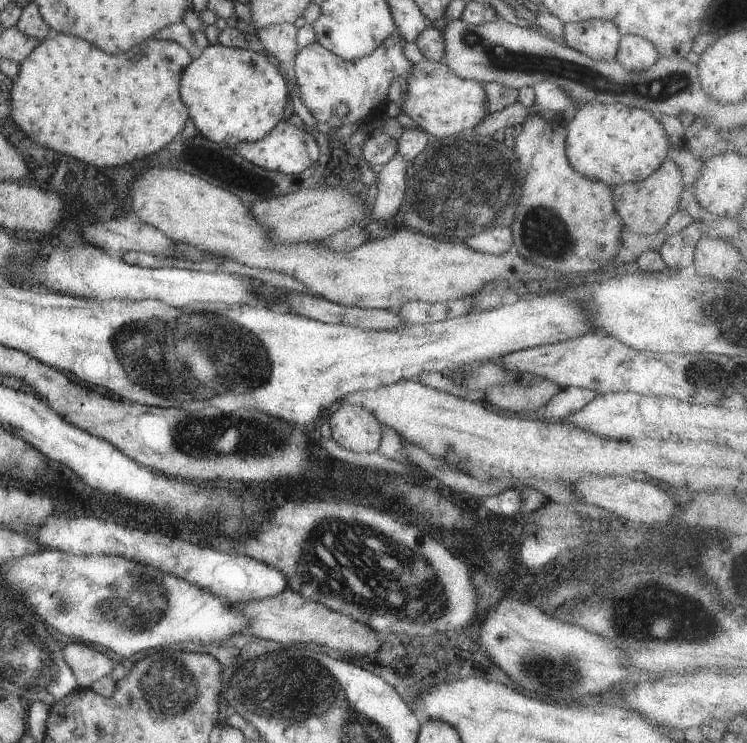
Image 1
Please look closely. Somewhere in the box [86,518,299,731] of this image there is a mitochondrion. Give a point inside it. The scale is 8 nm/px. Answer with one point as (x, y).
(169, 686)

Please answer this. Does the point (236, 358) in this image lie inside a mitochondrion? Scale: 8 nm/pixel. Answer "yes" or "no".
yes

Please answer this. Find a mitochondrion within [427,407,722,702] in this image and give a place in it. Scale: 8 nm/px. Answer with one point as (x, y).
(645, 611)

